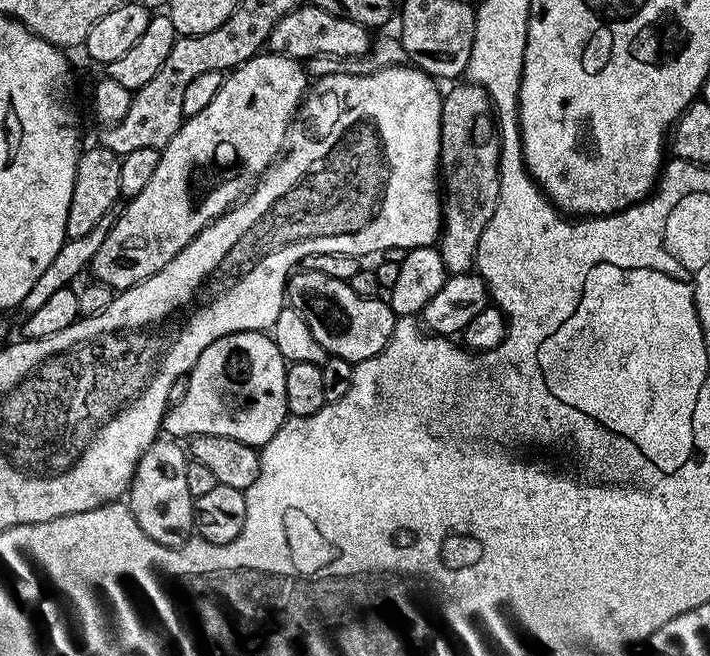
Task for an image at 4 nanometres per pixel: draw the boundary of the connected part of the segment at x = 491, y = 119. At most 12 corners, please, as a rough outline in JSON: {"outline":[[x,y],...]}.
{"outline":[[482,86],[440,101],[442,231],[473,271],[498,206],[500,129]]}

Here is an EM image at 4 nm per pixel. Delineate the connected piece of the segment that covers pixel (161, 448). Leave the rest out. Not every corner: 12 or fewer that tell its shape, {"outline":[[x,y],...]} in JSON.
{"outline":[[172,438],[142,454],[126,493],[162,546],[193,539],[190,456]]}

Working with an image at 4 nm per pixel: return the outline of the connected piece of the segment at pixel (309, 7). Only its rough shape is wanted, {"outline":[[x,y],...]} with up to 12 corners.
{"outline":[[310,2],[270,30],[266,48],[307,62],[364,56],[369,29]]}

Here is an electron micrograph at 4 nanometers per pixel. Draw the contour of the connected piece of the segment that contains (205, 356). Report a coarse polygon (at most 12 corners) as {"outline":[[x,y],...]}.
{"outline":[[271,335],[210,342],[169,437],[259,450],[290,415]]}

